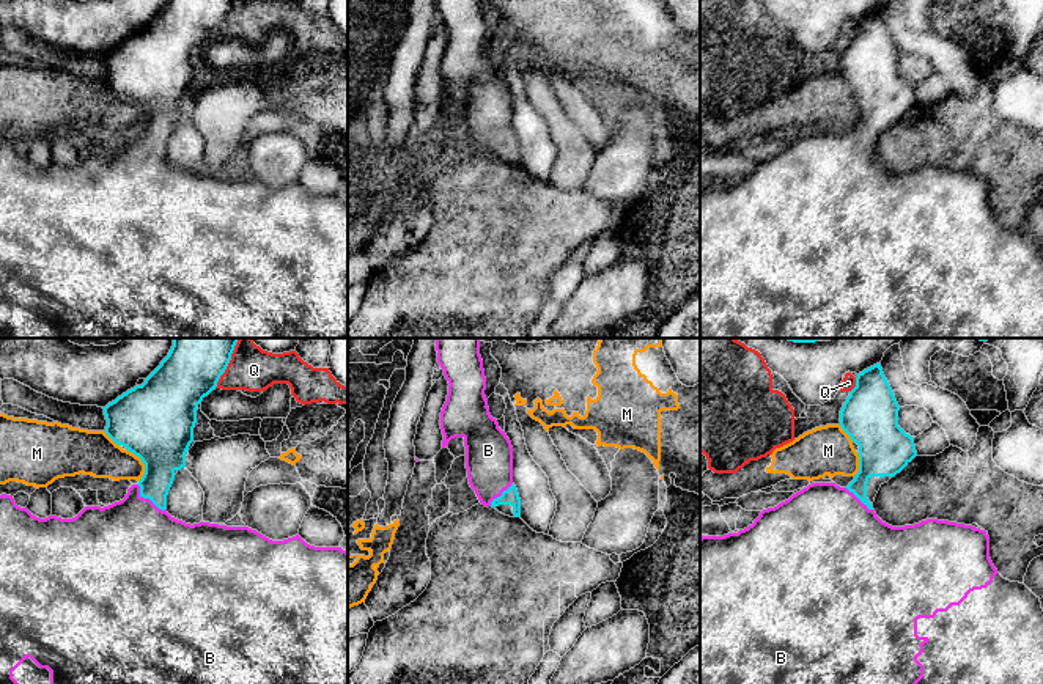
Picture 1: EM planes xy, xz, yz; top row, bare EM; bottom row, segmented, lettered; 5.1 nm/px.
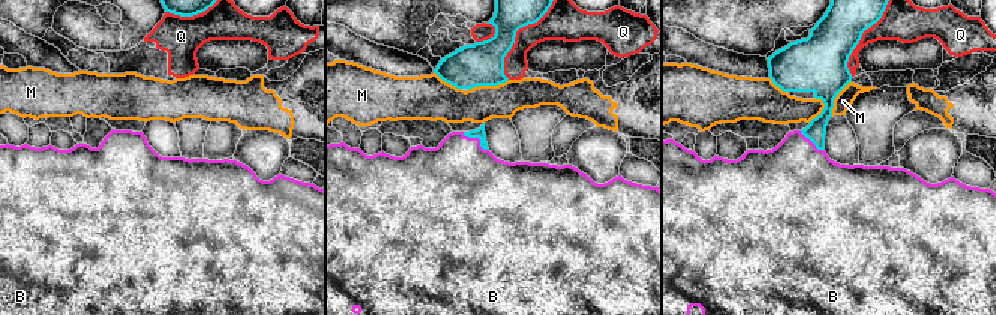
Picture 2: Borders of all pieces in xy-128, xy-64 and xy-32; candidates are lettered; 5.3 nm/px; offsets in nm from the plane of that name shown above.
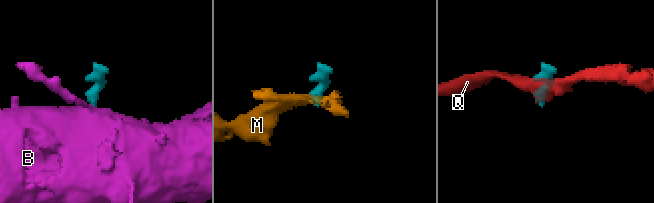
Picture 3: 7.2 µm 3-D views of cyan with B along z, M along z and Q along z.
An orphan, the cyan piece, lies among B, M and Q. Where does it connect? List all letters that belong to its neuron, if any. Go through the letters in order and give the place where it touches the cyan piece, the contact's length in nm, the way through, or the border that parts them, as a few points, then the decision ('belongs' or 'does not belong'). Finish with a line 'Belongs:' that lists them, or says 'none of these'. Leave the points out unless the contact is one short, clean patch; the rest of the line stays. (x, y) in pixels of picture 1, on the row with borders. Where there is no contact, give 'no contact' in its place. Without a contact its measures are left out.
B: contact xy (148, 497); length 200 nm; way xy (162, 452), (159, 475), (148, 497), (131, 543); belongs
M: contact xy (143, 463); length 180 nm; does not belong
Q: contact yz (856, 386); length 90 nm; does not belong
Belongs: B

